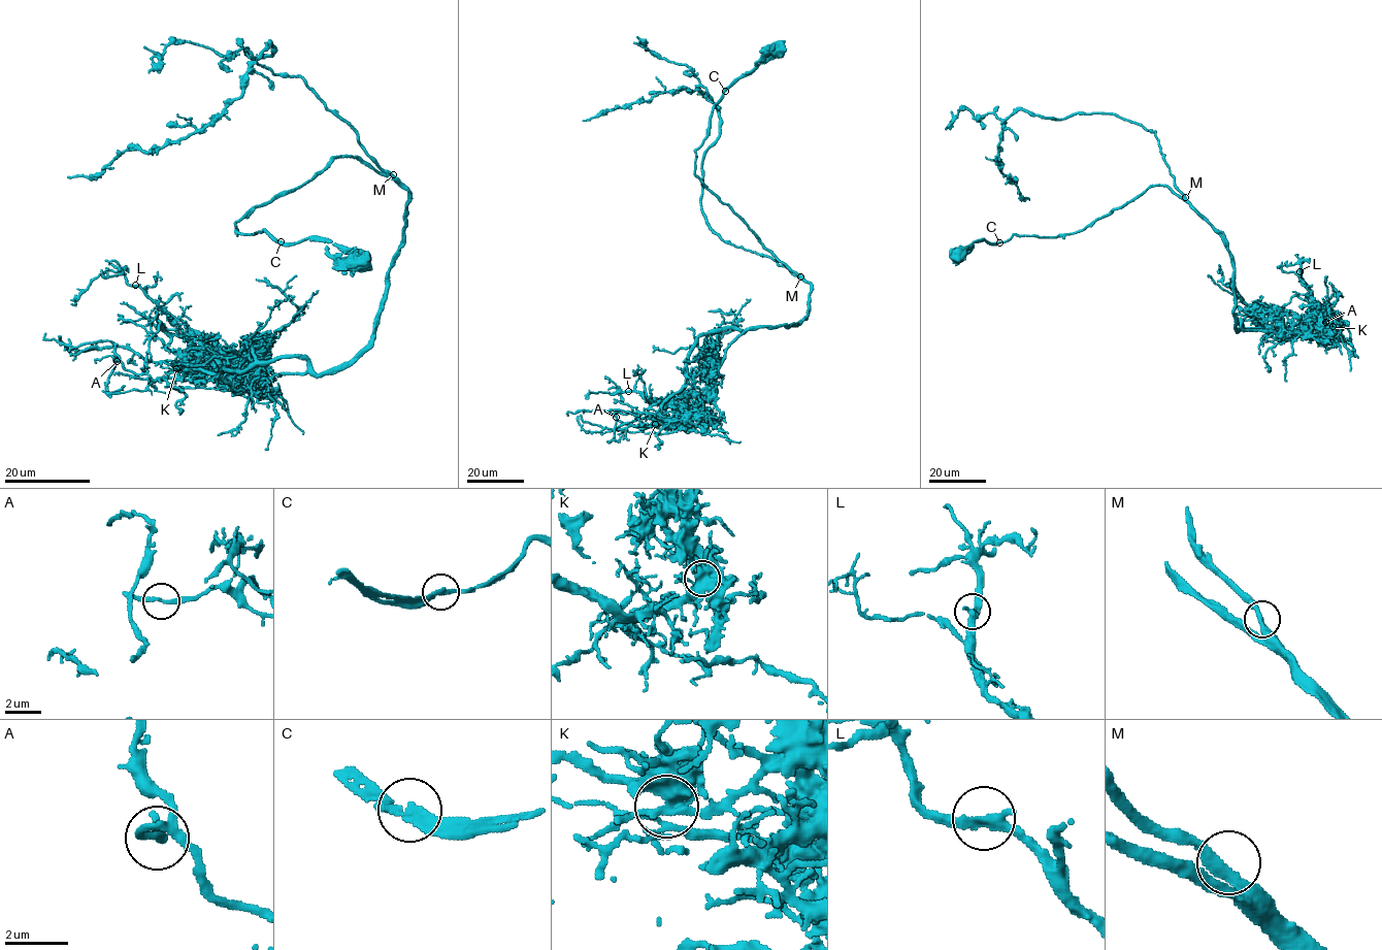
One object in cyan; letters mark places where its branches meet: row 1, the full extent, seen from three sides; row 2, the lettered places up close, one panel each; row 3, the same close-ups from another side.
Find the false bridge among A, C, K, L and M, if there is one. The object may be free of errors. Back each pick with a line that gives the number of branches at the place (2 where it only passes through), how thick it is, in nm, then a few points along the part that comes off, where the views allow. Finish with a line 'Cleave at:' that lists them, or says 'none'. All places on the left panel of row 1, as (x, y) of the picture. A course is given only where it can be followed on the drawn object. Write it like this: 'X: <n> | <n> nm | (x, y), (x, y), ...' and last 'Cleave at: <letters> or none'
Cleave at: none

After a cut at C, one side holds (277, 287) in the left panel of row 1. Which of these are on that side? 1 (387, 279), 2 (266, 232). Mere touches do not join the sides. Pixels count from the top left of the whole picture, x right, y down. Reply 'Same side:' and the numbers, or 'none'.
Same side: 1, 2

